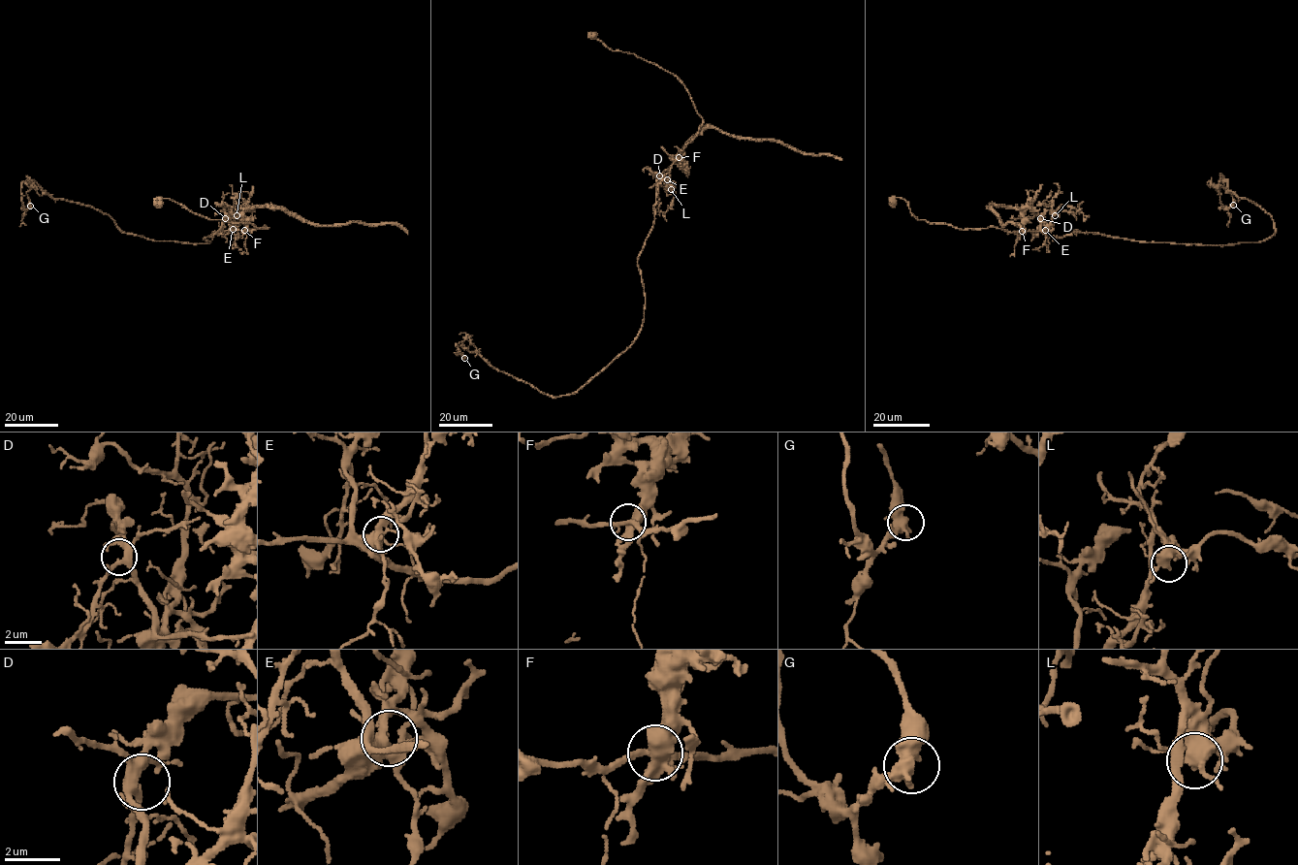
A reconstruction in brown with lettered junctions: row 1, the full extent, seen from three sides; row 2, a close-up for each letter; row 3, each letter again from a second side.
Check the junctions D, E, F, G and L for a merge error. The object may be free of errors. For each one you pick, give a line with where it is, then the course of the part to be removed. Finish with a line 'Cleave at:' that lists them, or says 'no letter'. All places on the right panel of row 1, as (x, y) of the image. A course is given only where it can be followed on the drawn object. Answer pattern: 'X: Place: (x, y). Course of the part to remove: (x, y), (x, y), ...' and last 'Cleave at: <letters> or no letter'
F: Place: (1022, 231). Course of the part to remove: (1022, 231), (1225, 245), (1275, 234), (1270, 214), (1221, 178), (1220, 203), (1227, 208), (1229, 193)
Cleave at: F

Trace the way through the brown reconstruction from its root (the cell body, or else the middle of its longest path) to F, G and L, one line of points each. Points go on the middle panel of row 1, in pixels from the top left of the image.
F: (591, 35), (613, 50), (633, 53), (658, 65), (674, 74), (684, 86), (703, 124), (678, 157)
G: (591, 35), (674, 74), (703, 119), (658, 187), (638, 261), (641, 330), (555, 397), (456, 345), (464, 358)
L: (591, 35), (613, 50), (633, 53), (674, 74), (684, 86), (702, 118), (699, 132), (665, 175), (671, 189)

